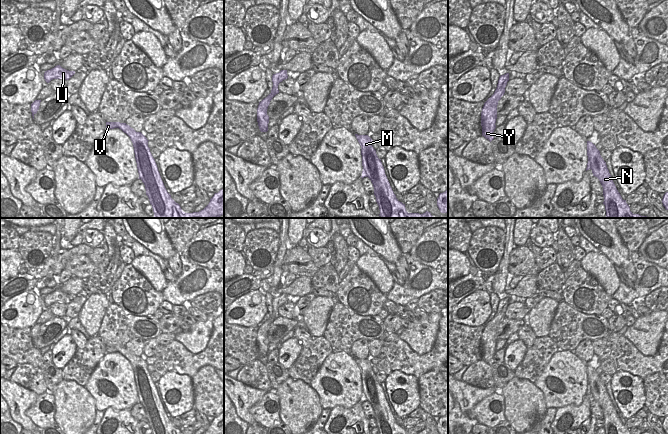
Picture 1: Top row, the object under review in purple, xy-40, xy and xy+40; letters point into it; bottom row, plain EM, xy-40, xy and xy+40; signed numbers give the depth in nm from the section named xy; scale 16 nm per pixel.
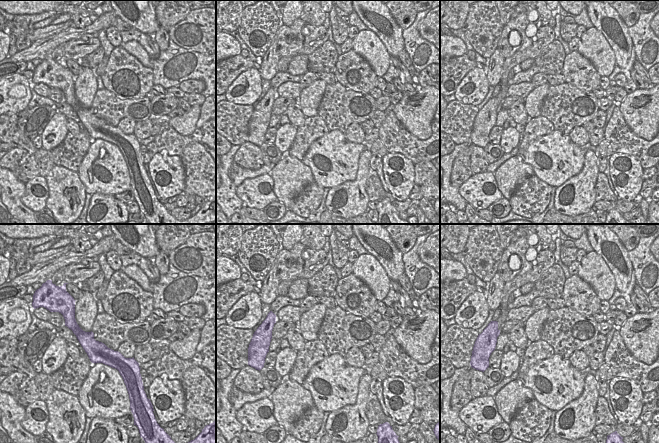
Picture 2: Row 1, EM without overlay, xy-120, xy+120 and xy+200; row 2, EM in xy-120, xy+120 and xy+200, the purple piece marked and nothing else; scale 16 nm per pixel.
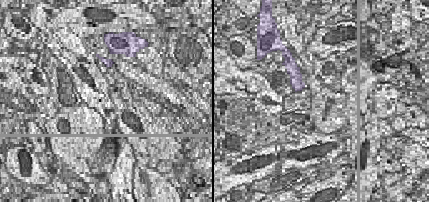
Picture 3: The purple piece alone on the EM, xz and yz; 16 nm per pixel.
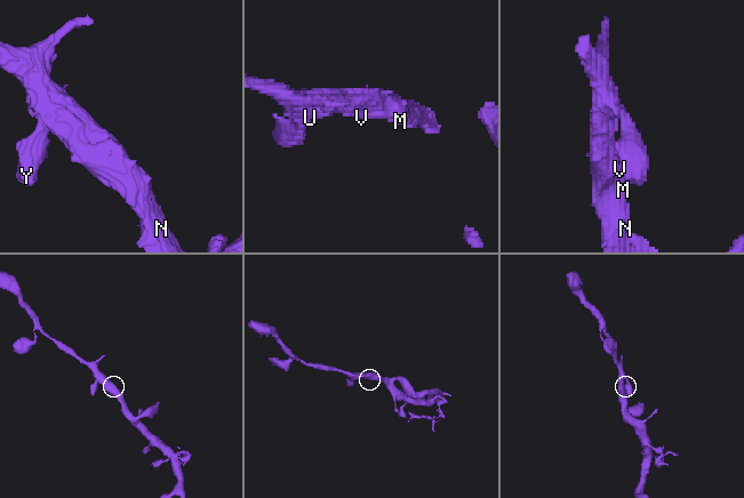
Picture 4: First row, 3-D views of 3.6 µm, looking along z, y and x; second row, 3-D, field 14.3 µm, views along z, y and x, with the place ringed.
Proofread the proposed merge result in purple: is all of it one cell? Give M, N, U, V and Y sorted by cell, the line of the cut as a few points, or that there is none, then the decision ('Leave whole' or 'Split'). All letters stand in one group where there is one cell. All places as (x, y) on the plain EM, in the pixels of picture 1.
Groups: M N U V Y. No split. Leave whole.

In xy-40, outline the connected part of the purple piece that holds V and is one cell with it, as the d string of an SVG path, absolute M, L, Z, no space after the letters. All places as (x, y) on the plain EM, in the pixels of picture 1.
M106 346L106 352L119 352L130 361L139 397L138 403L141 403L145 409L146 419L153 434L182 434L164 410L155 383L148 371L149 364L141 356L136 356L126 347Z

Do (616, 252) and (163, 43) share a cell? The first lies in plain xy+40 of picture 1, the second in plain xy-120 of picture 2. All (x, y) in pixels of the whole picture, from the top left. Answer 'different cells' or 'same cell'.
different cells

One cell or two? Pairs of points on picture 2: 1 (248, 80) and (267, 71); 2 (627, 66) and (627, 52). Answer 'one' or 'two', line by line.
1: two
2: one

